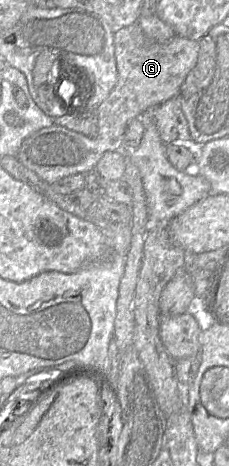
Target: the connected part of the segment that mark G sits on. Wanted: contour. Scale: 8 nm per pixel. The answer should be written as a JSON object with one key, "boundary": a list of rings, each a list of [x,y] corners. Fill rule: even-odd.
{"boundary":[[[137,23],[115,29],[114,47],[118,77],[109,95],[97,107],[97,135],[90,137],[53,124],[22,142],[16,159],[43,181],[52,184],[69,175],[86,173],[95,168],[106,152],[123,150],[128,123],[149,107],[175,99],[188,73],[196,65],[199,53],[196,40],[174,36],[160,43],[146,36]]]}

